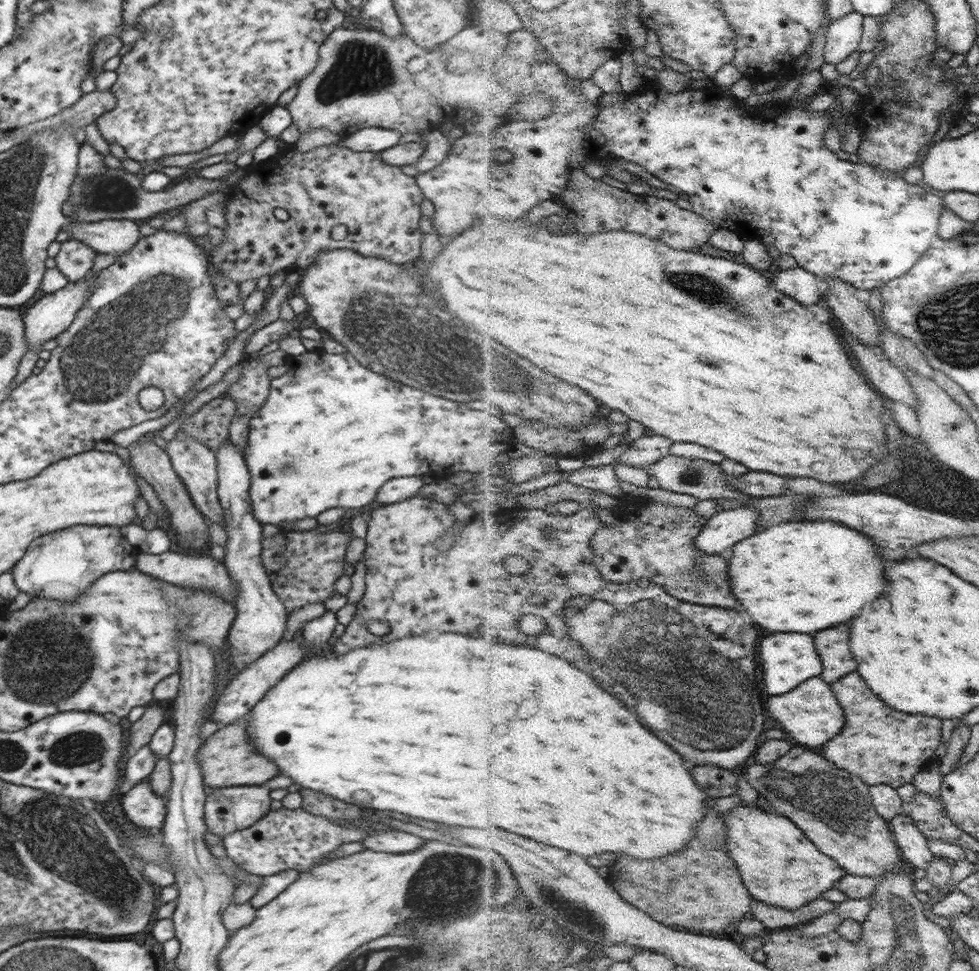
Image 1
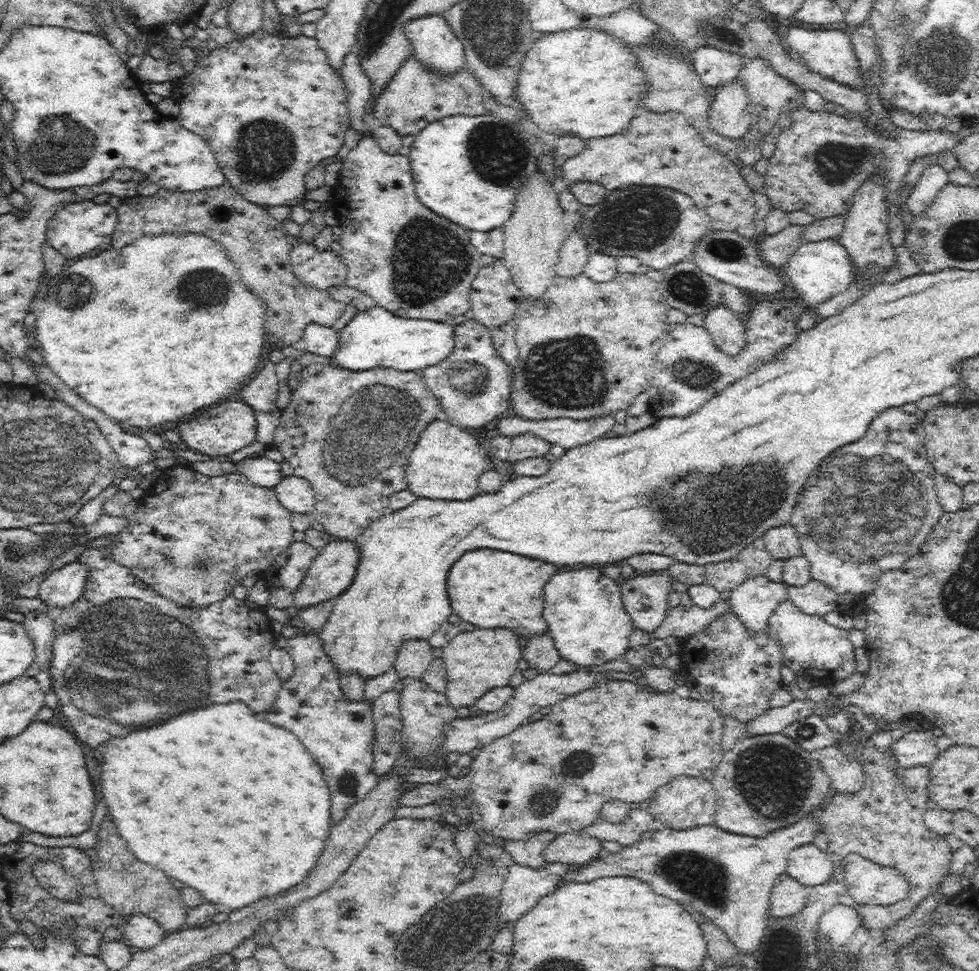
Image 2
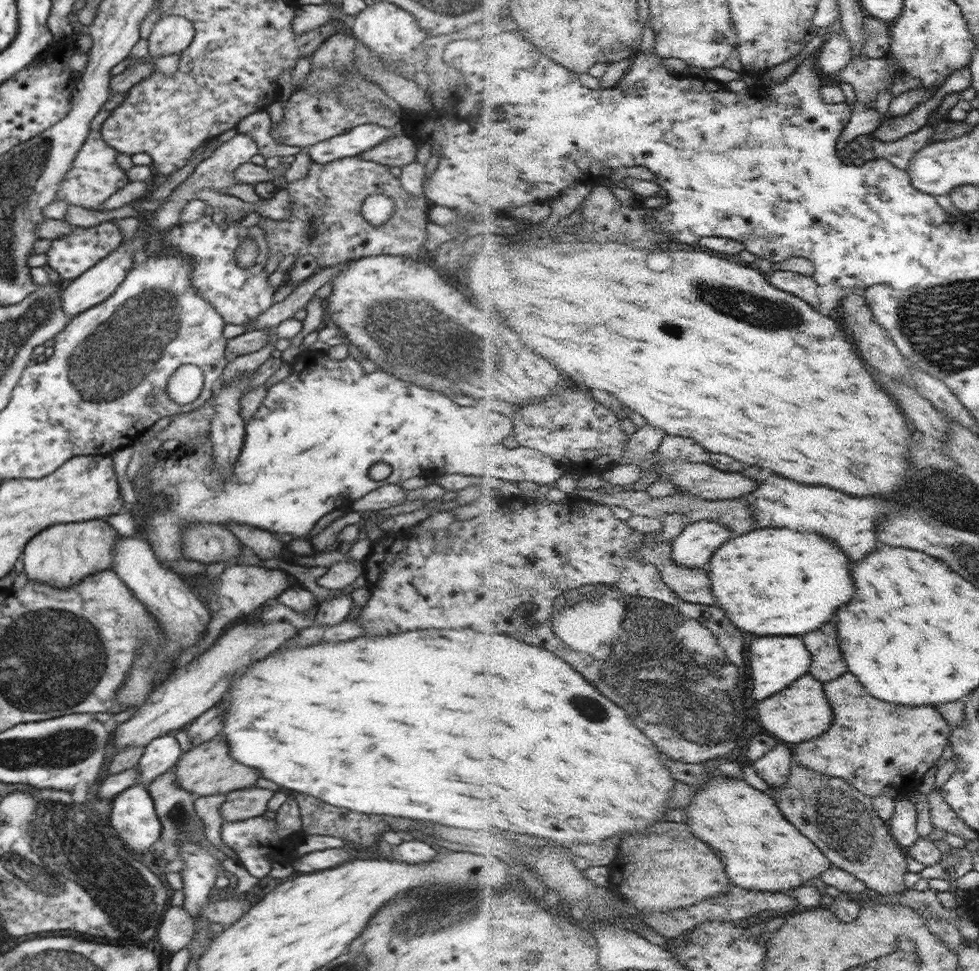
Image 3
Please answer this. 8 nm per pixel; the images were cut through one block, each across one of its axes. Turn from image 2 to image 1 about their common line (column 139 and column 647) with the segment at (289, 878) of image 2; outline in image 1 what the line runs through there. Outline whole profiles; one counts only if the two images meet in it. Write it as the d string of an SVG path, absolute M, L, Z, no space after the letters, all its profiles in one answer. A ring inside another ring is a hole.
M446 632L438 634L436 638L430 634L433 633L410 635L396 642L382 643L382 646L356 648L340 656L306 657L310 660L297 663L296 668L292 668L276 686L272 686L248 713L246 732L254 750L270 758L280 768L280 774L292 778L294 784L362 808L392 810L450 826L498 826L522 836L538 838L538 842L558 848L574 852L580 850L584 856L594 856L600 852L628 852L640 858L658 858L686 848L686 844L694 838L694 826L704 820L704 792L694 780L690 768L684 766L684 758L668 742L650 732L638 720L638 714L630 712L622 700L606 692L590 674L549 651L528 645L496 644L494 640L486 642L487 638L462 636L462 633Z

